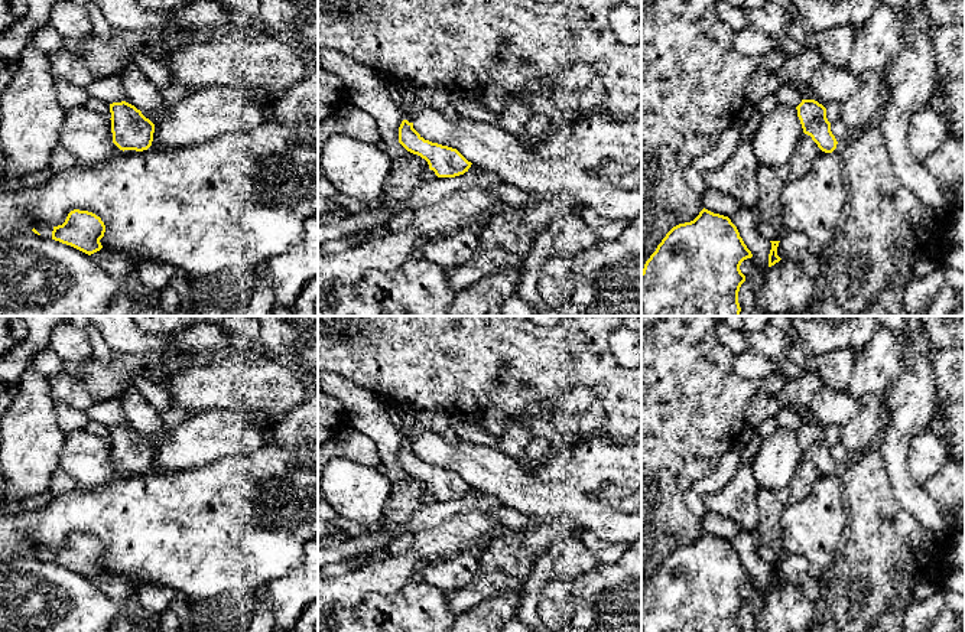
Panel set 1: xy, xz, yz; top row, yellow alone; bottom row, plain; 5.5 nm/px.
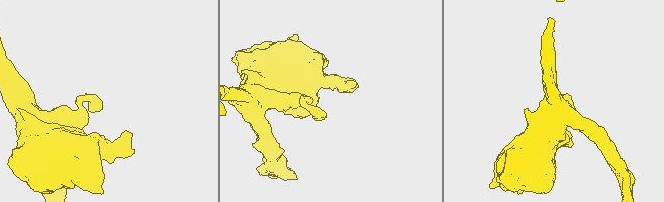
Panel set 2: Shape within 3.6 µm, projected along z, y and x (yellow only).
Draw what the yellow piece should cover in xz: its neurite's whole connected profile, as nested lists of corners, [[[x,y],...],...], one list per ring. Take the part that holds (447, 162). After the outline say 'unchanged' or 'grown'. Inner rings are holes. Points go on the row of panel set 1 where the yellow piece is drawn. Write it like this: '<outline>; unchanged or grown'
[[[407,120],[399,127],[399,143],[407,152],[425,159],[438,177],[464,175],[472,164],[456,149],[425,140]]]; unchanged

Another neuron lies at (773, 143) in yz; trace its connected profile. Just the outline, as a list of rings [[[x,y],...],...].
[[[777,104],[761,118],[753,137],[753,153],[758,164],[789,164],[802,134],[796,107]]]

